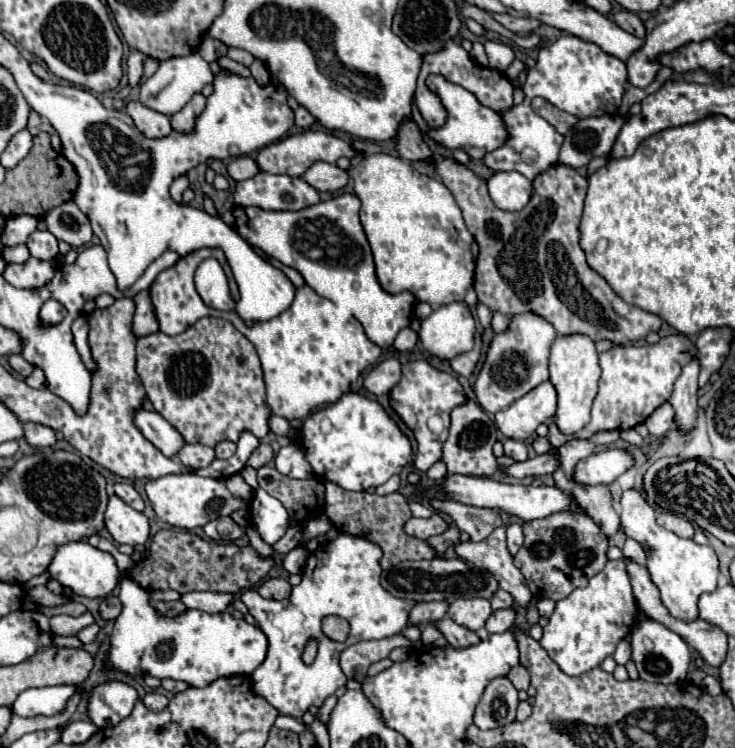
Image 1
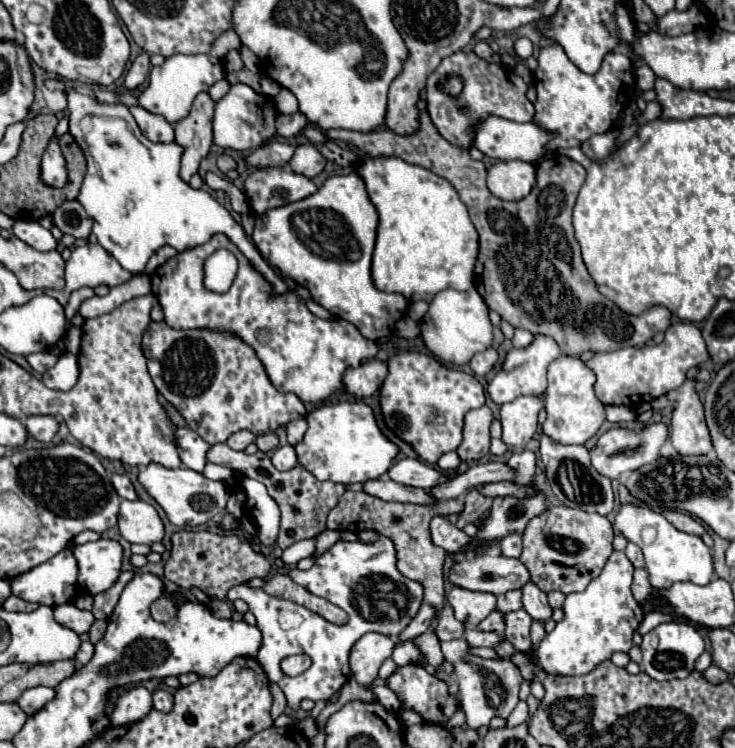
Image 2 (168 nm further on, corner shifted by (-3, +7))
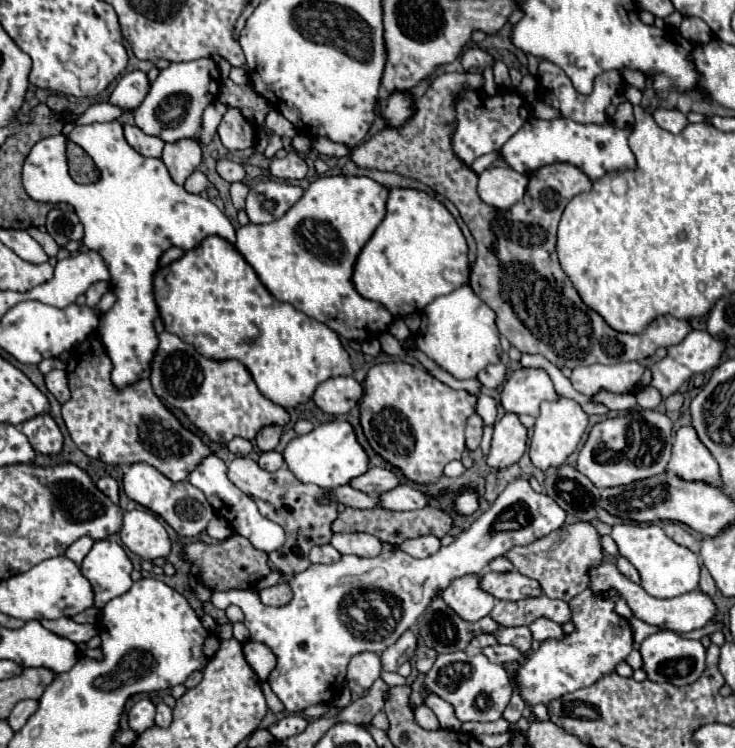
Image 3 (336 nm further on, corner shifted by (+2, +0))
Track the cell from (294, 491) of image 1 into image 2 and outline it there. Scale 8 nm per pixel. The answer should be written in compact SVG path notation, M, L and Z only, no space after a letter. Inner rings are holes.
M226 443L212 445L212 449L208 451L208 461L216 463L216 465L230 467L234 473L244 473L246 477L256 479L256 481L266 485L268 495L278 503L280 513L282 513L280 535L276 541L276 545L280 549L286 549L286 547L290 547L302 539L318 537L326 529L326 517L328 517L330 509L334 509L338 505L340 497L346 491L346 485L342 485L342 483L330 483L330 481L314 479L314 475L310 475L310 471L306 471L300 465L290 469L290 471L276 471L276 467L272 465L272 461L268 459L266 453L256 451L254 455L246 455L244 451L230 449Z

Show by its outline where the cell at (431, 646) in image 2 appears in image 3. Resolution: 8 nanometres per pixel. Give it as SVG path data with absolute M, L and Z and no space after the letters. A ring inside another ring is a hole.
M427 690L425 694L427 694L425 706L429 706L429 708L435 712L435 716L437 716L441 728L443 728L443 730L455 730L455 732L459 732L463 722L455 716L453 706L451 706L449 702L445 702L441 696L437 696L435 692L431 692L431 690Z

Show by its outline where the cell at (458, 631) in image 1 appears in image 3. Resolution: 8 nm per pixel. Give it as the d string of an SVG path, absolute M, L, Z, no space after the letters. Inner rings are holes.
M495 644L495 646L485 646L481 650L491 662L495 664L505 664L505 662L523 662L523 654L513 648L513 646L505 646L505 644Z

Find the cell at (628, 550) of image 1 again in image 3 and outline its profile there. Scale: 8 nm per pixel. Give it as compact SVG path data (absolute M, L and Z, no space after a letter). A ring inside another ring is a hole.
M619 556L617 562L615 562L615 566L619 568L619 572L621 572L625 578L629 578L631 582L639 582L639 572L637 572L637 568L635 568L627 558Z

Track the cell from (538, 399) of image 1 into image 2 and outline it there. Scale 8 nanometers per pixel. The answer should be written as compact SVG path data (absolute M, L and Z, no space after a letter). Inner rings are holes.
M518 397L512 403L504 403L500 411L500 421L502 421L502 441L508 445L512 451L522 451L526 443L534 437L538 429L538 411L544 407L544 397Z

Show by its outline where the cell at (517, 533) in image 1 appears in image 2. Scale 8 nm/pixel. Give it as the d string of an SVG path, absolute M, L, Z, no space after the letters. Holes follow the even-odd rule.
M510 533L500 541L500 549L504 557L520 557L522 551L522 537L518 533Z

